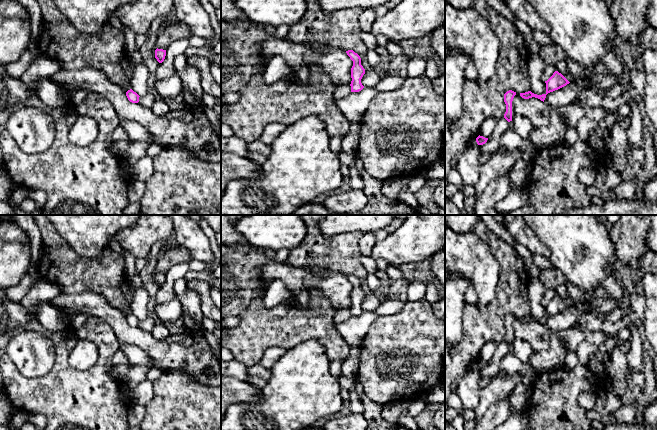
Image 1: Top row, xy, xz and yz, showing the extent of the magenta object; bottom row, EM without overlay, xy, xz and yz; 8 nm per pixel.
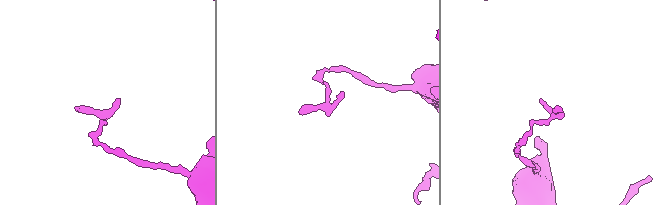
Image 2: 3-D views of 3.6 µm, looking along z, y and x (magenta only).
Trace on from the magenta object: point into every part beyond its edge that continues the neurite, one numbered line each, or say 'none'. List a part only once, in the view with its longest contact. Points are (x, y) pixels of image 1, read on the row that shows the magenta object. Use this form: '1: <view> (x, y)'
none

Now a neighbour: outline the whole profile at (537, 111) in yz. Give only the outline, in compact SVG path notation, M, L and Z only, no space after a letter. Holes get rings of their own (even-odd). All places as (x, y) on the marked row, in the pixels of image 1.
M520 93L513 98L512 112L528 118L534 128L545 127L551 120L551 110L545 102L535 97L524 99Z

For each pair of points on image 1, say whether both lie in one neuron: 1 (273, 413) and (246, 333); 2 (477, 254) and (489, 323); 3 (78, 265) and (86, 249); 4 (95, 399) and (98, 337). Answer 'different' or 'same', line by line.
1: different
2: different
3: different
4: same

